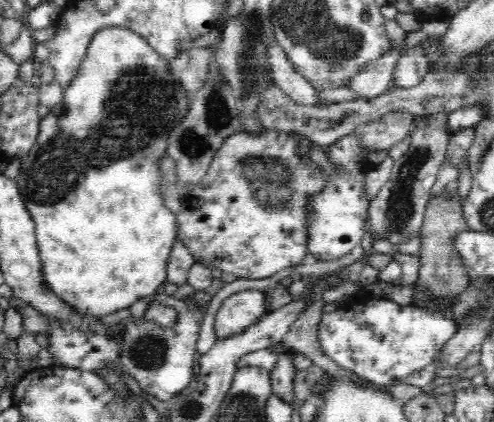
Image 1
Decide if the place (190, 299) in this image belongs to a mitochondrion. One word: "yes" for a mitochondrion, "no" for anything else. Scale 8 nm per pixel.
no

